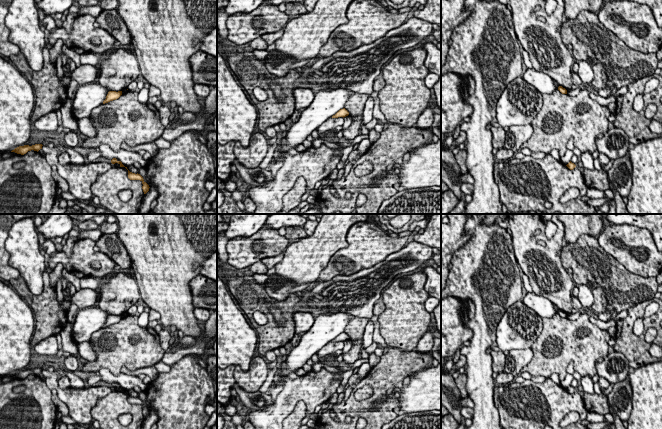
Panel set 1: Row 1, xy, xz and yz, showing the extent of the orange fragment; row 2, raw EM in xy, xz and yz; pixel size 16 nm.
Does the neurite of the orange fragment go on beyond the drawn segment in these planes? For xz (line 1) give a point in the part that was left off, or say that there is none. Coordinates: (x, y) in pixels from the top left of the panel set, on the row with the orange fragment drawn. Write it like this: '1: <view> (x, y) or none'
1: none

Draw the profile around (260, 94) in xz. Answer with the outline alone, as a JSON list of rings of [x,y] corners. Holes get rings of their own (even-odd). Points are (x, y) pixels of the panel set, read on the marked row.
[[[261,87],[254,88],[253,94],[256,97],[256,99],[259,101],[263,102],[268,99],[268,95],[267,95],[266,91]]]

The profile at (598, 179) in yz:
[[[610,159],[607,165],[602,165],[601,170],[589,170],[584,168],[582,177],[587,188],[596,188],[602,191],[610,189],[608,170],[612,167],[613,163],[614,160]]]

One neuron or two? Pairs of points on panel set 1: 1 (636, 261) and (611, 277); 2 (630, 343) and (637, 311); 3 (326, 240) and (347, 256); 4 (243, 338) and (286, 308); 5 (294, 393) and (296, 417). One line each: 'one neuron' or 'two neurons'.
1: two neurons
2: one neuron
3: two neurons
4: two neurons
5: two neurons

